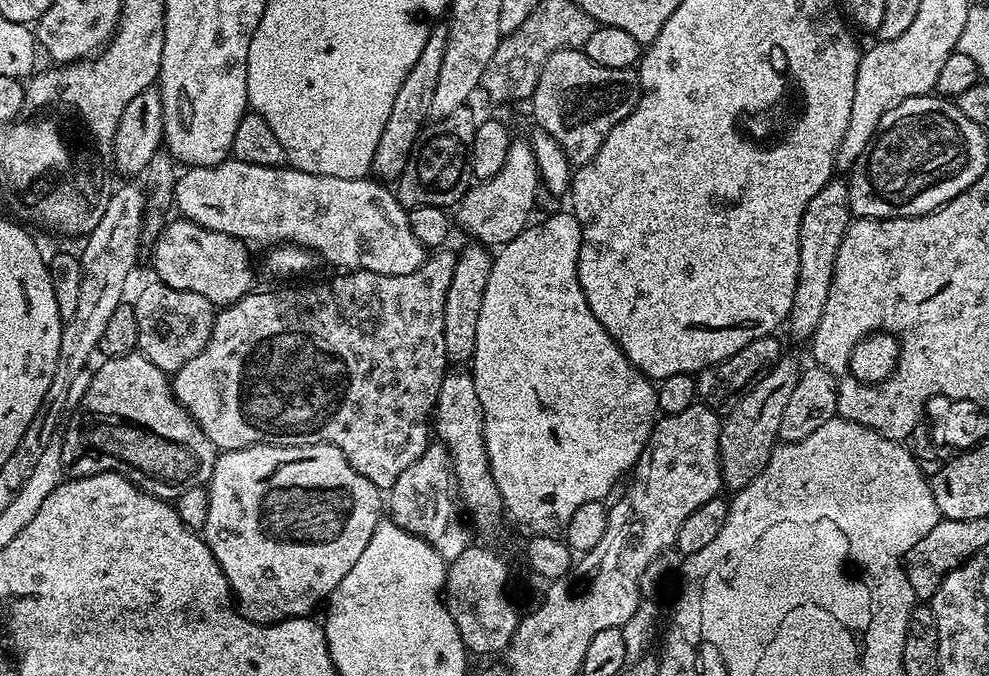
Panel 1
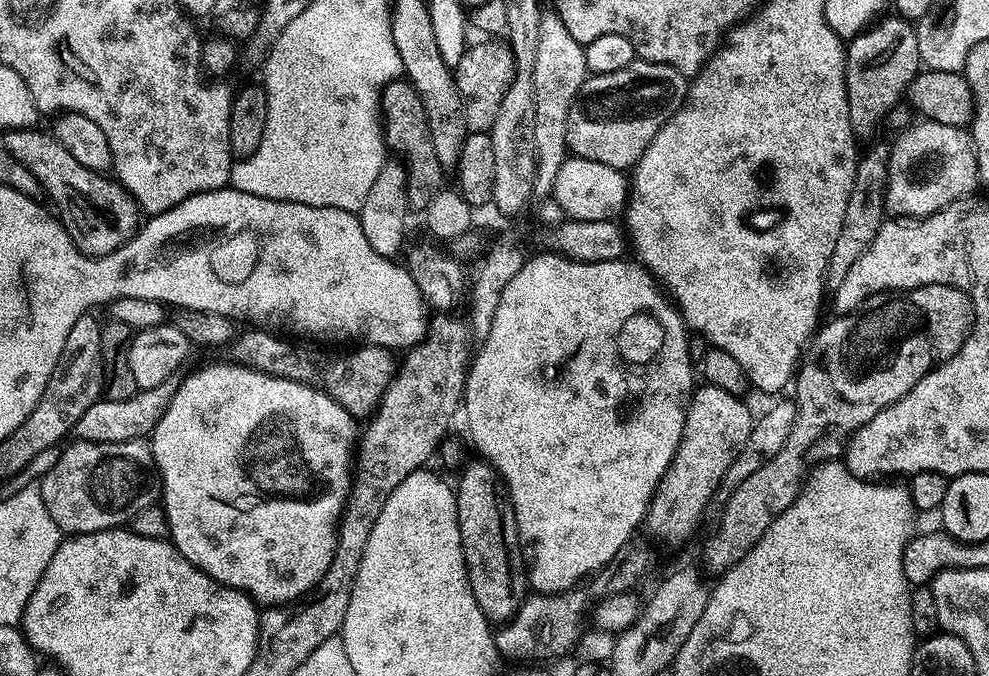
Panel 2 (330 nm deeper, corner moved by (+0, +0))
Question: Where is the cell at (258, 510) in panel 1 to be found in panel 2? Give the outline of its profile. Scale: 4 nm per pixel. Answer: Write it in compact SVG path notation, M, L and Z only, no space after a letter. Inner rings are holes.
M239 362L231 363L208 364L205 368L190 373L184 381L181 379L162 418L156 423L156 429L150 434L152 457L158 473L158 488L162 493L162 507L164 516L168 519L168 535L170 543L193 566L218 583L248 593L260 606L288 604L298 599L302 593L309 592L326 574L330 558L334 558L337 521L346 508L352 487L354 445L358 440L357 421L337 400L313 385L294 382L281 376L271 376Z

